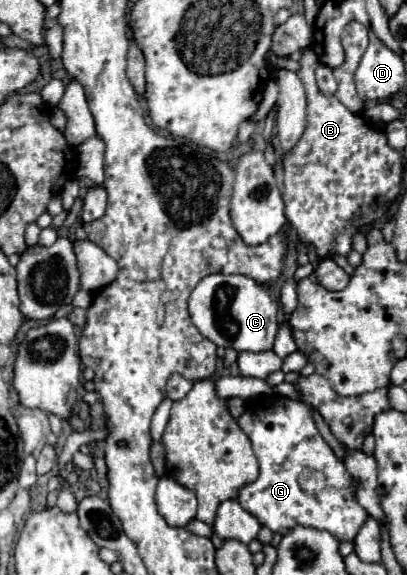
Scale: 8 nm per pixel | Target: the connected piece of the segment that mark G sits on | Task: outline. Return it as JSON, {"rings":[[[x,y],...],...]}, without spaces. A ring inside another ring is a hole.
{"rings":[[[270,396],[246,404],[238,424],[248,434],[260,464],[260,476],[238,492],[242,508],[278,534],[286,534],[296,526],[308,526],[330,532],[338,542],[352,542],[368,512],[356,500],[354,478],[346,472],[344,462],[334,456],[320,436],[312,418],[312,406],[284,396]],[[318,472],[324,476],[322,488],[310,486],[310,480],[316,480]]]}

